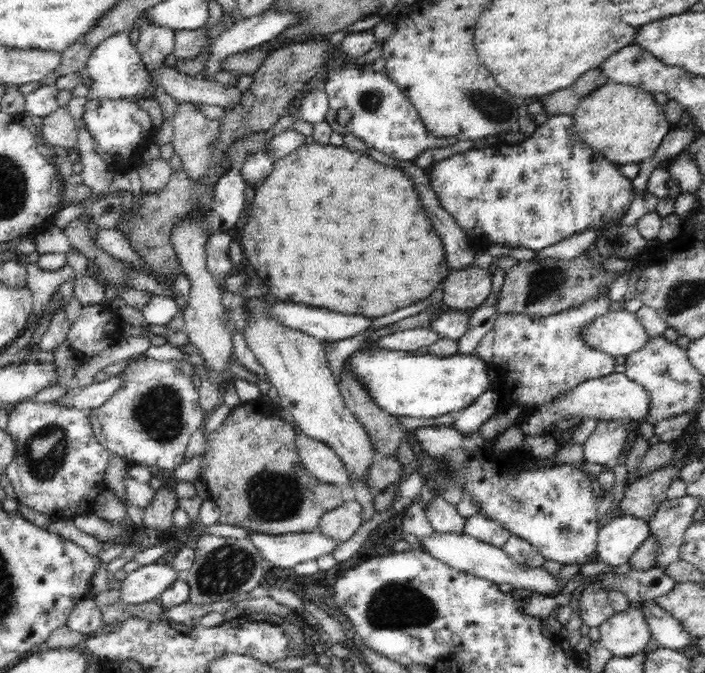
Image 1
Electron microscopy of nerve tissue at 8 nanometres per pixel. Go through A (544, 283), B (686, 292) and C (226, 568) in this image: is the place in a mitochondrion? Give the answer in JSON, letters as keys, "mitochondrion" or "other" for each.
{"A":"mitochondrion","B":"mitochondrion","C":"mitochondrion"}

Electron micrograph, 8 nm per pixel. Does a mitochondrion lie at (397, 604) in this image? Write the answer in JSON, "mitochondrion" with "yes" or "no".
{"mitochondrion":"yes"}

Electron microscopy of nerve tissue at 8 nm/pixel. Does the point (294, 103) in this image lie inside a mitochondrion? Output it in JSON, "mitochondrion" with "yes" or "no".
{"mitochondrion":"no"}

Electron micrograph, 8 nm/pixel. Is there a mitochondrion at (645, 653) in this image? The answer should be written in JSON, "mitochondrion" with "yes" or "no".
{"mitochondrion":"no"}

